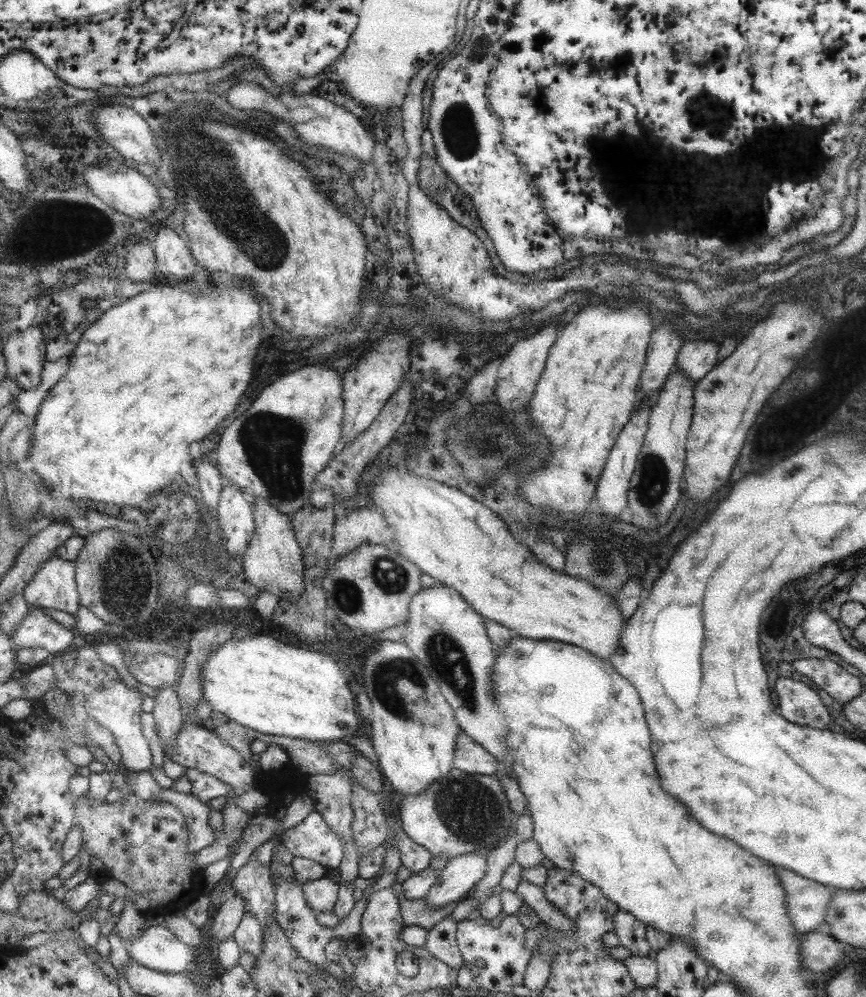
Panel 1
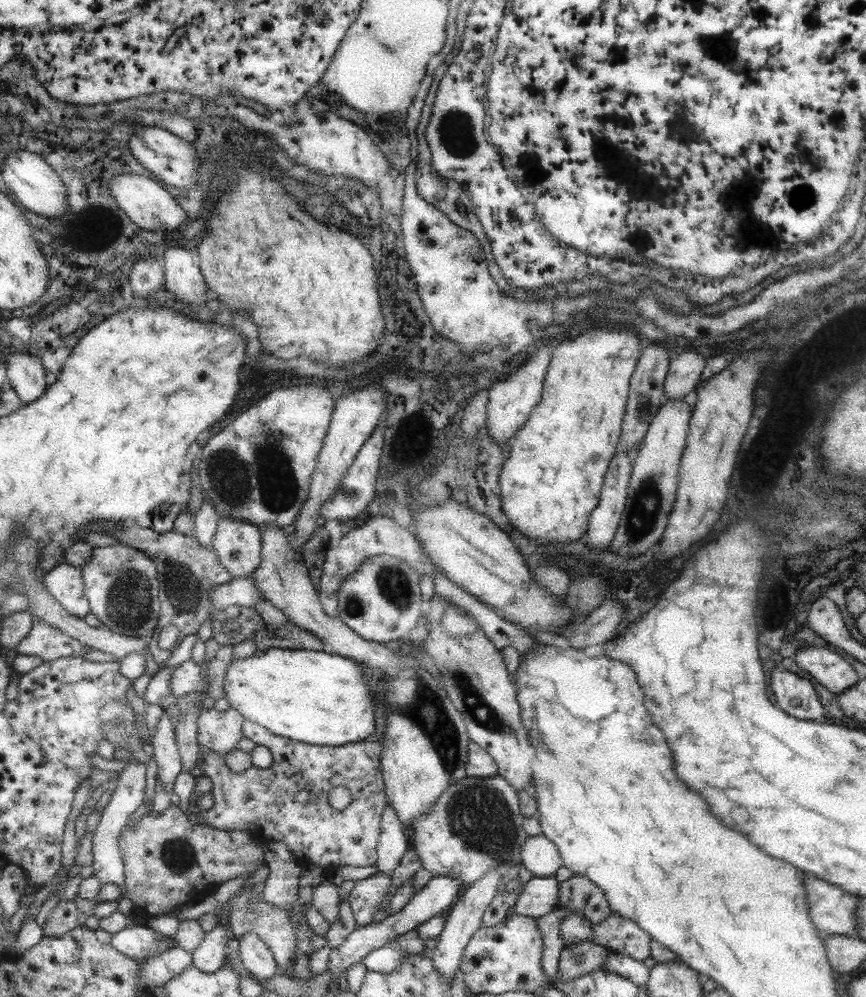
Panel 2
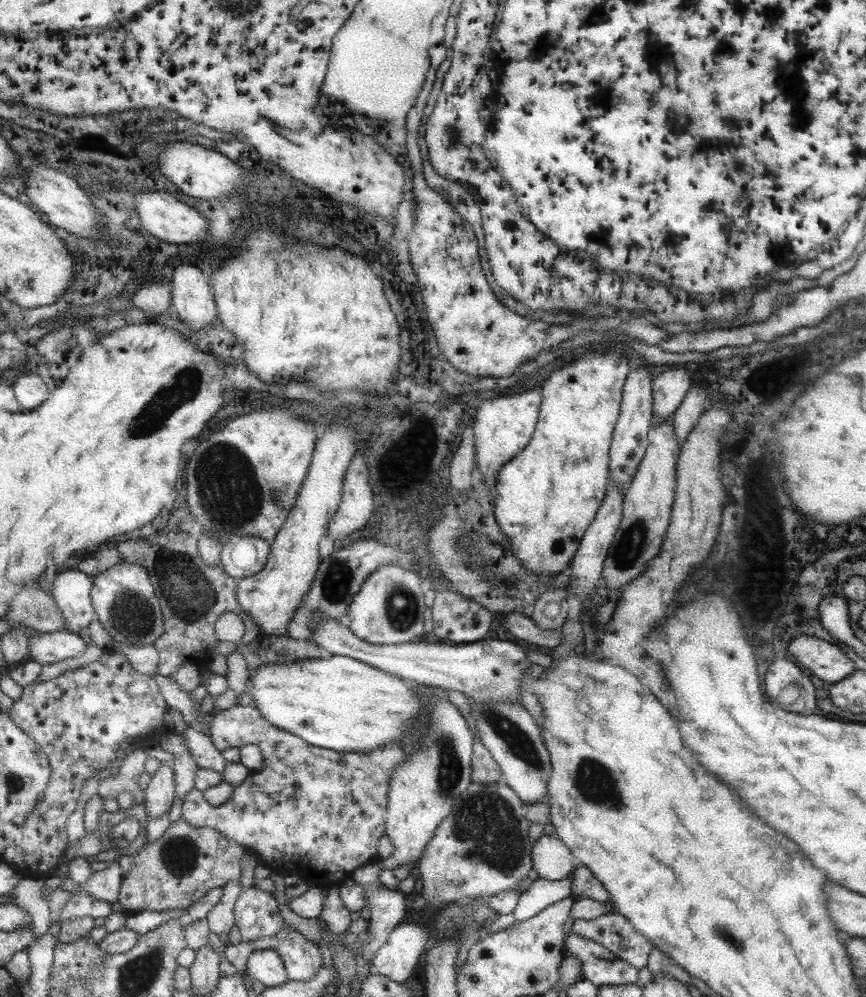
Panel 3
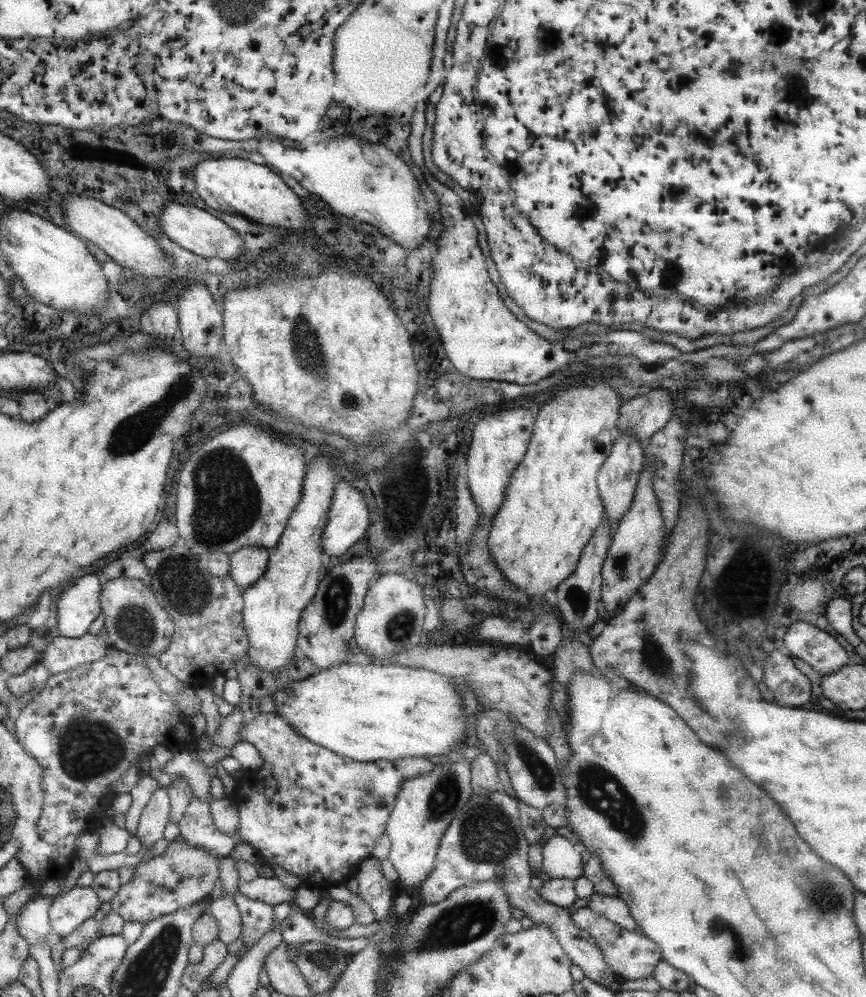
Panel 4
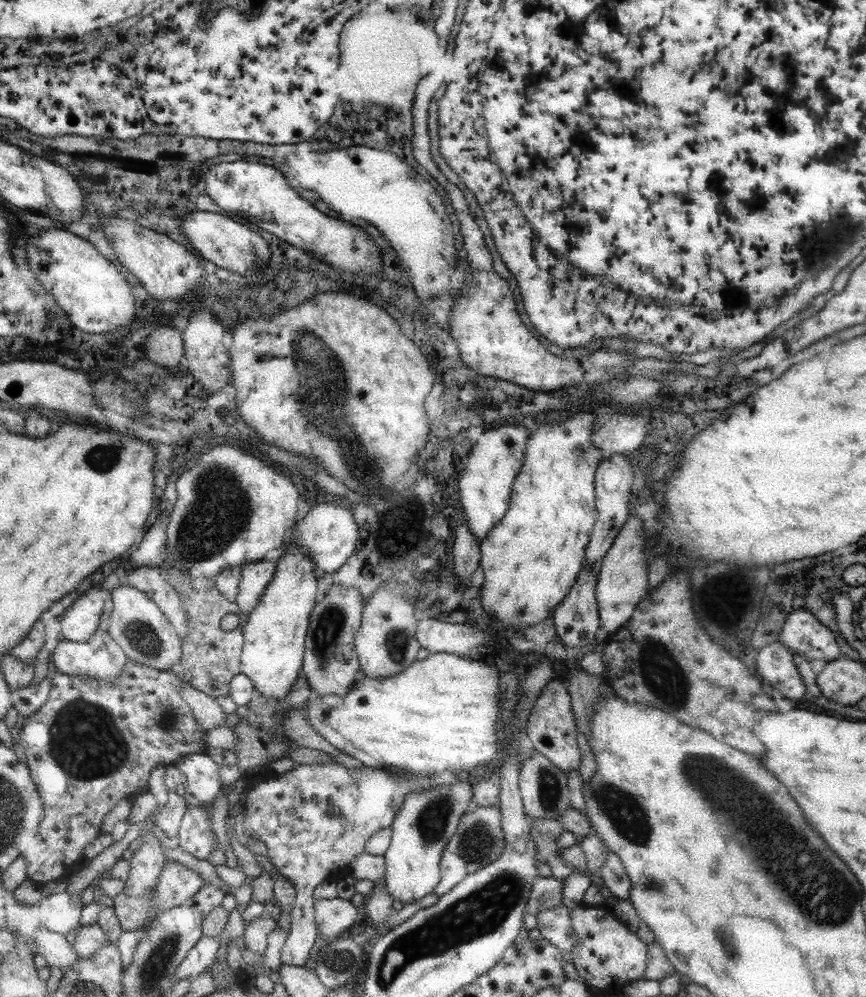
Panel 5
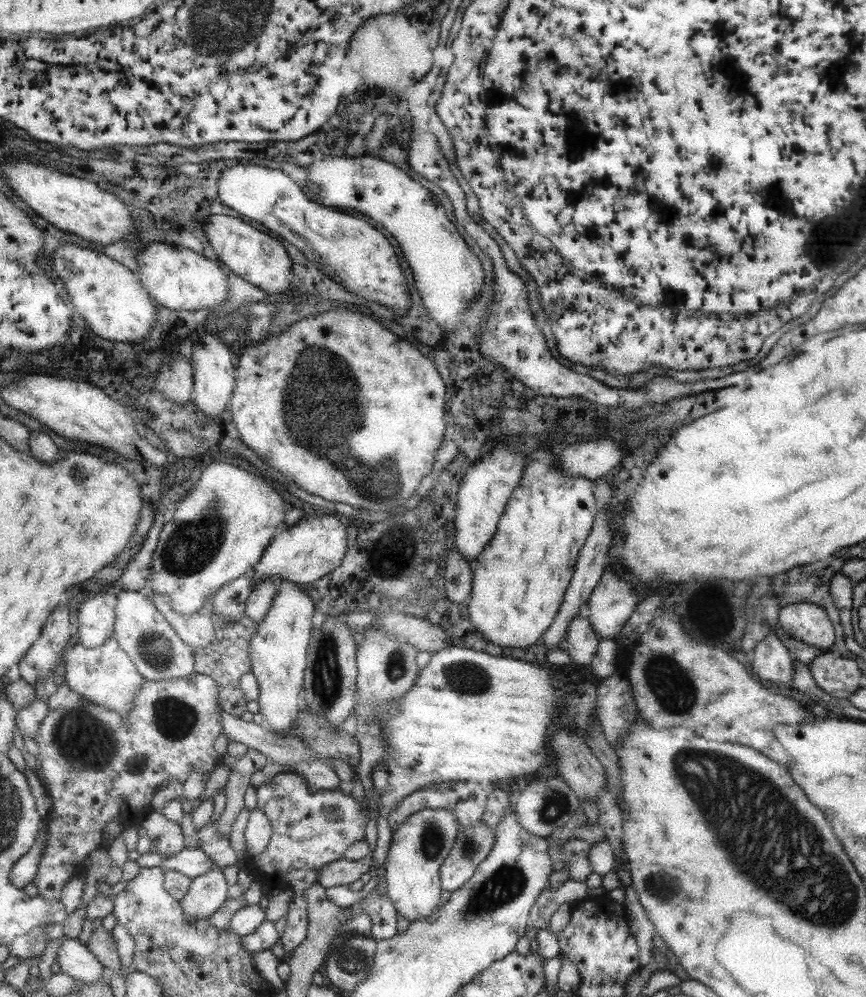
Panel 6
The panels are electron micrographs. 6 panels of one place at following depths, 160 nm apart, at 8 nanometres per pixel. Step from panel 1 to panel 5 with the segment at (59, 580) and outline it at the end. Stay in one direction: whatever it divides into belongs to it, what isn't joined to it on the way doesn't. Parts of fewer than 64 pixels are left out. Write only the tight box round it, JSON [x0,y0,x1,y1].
[61,586,105,642]

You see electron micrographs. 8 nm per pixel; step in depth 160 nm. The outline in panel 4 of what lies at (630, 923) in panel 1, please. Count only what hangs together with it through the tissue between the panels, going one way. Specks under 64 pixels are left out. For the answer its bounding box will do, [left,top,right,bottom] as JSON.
[570,906,662,980]

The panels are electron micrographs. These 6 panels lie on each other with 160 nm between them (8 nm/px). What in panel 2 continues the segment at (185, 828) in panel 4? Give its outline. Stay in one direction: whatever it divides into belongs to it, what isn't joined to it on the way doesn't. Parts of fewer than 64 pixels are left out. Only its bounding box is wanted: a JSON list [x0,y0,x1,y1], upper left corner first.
[193,719,386,872]

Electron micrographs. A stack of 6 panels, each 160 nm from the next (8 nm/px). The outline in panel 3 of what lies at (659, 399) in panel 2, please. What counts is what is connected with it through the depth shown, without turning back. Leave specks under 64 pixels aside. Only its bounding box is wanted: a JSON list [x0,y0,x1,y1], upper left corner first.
[609,366,655,490]

